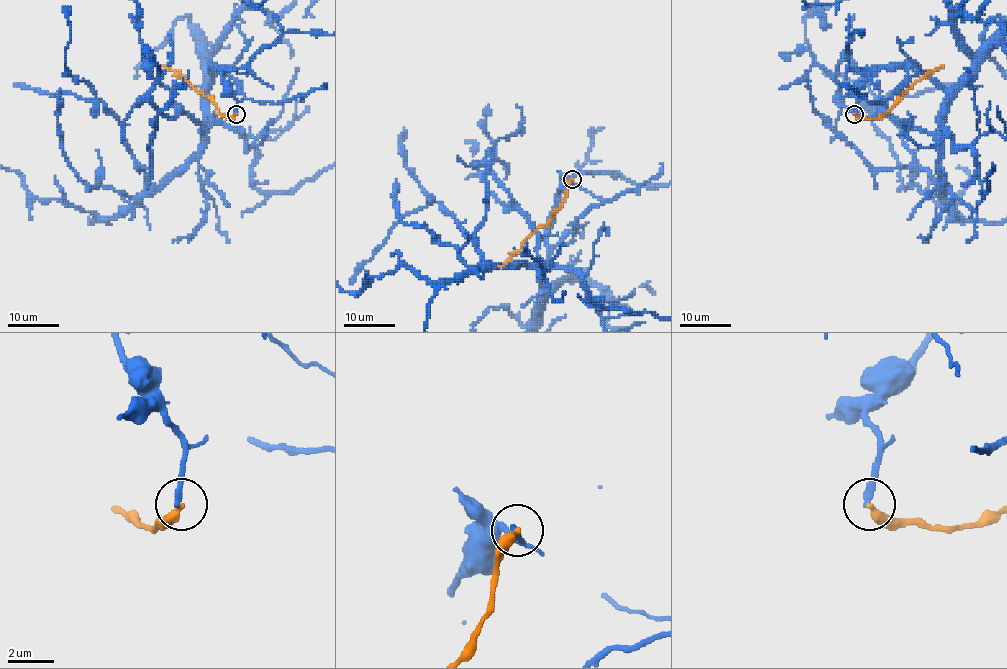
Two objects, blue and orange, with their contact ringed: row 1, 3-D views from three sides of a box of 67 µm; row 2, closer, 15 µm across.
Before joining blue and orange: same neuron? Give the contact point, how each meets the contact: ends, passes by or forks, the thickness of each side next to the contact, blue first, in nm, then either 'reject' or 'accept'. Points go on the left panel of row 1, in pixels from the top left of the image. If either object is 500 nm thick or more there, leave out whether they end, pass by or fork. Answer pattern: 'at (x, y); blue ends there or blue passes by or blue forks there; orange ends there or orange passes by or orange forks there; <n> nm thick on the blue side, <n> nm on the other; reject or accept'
at (236, 114); blue ends there; orange ends there; 320 nm thick on the blue side, 360 nm on the other; reject

